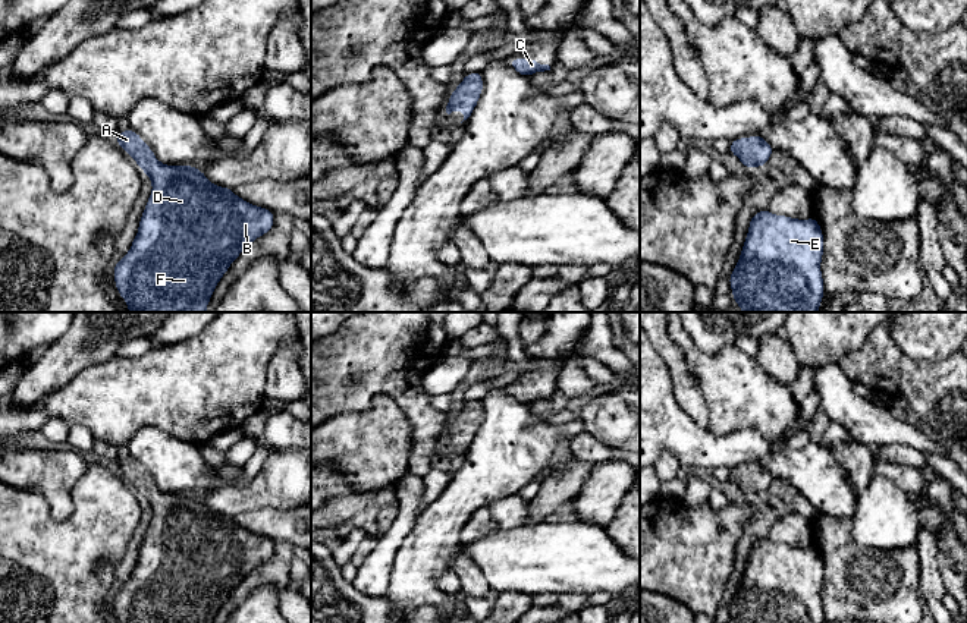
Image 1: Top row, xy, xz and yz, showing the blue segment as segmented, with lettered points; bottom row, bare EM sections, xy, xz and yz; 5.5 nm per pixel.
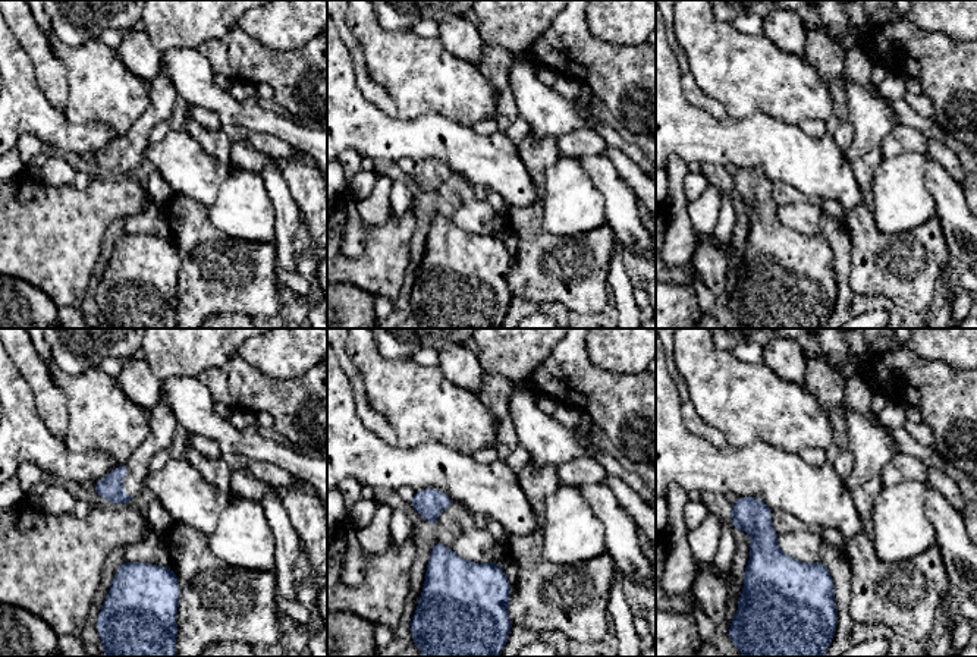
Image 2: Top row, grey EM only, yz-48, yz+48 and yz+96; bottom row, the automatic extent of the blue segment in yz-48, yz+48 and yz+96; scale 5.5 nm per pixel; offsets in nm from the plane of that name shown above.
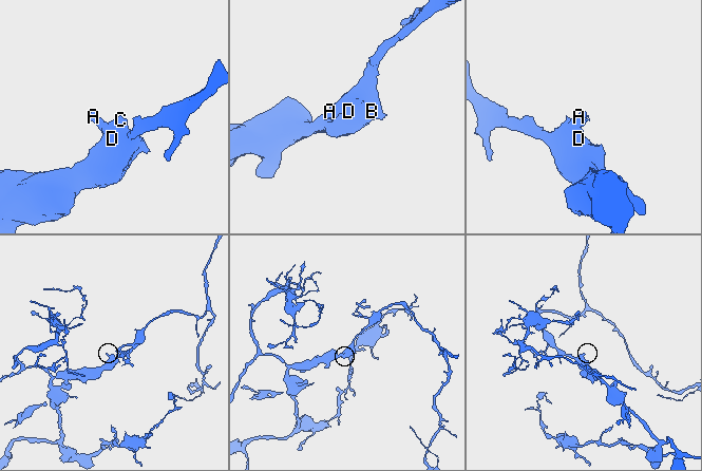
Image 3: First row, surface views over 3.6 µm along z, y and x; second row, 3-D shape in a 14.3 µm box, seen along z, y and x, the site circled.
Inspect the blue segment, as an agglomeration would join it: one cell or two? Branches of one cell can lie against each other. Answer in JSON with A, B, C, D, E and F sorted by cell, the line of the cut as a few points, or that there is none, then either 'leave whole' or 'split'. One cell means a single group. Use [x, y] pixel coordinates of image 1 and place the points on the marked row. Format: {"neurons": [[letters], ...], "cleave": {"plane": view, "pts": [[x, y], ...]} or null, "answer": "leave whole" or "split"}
{"neurons": [["A", "B", "C", "D", "E", "F"]], "cleave": null, "answer": "leave whole"}

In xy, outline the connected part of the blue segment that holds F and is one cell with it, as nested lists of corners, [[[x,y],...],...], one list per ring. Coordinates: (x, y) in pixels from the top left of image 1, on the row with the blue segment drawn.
[[[131,128],[114,136],[122,150],[125,150],[134,161],[141,167],[142,173],[150,176],[150,182],[153,183],[153,191],[144,208],[144,213],[139,220],[138,233],[131,245],[129,252],[113,265],[114,283],[117,293],[126,301],[129,312],[205,312],[211,295],[229,270],[230,264],[241,255],[241,252],[251,245],[257,237],[269,233],[274,224],[274,213],[266,210],[263,207],[257,207],[254,204],[247,202],[245,199],[236,196],[230,188],[222,188],[219,185],[213,185],[204,174],[204,172],[195,169],[194,166],[167,166],[160,163],[153,150],[142,141],[142,138],[134,132]]]

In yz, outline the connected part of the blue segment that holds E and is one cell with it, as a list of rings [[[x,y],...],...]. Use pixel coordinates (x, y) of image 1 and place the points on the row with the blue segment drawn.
[[[757,211],[729,276],[732,298],[744,312],[817,312],[823,301],[822,258],[823,232],[814,217],[800,220]]]

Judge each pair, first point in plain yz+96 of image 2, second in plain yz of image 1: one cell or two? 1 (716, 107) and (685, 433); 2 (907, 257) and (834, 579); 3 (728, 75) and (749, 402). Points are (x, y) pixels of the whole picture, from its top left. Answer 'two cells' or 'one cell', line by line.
1: two cells
2: one cell
3: one cell

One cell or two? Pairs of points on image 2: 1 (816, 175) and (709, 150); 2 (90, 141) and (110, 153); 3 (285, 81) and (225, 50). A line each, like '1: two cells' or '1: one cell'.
1: one cell
2: two cells
3: one cell

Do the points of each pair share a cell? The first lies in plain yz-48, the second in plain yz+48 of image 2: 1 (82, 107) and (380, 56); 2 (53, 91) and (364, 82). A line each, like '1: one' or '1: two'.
1: one
2: one

